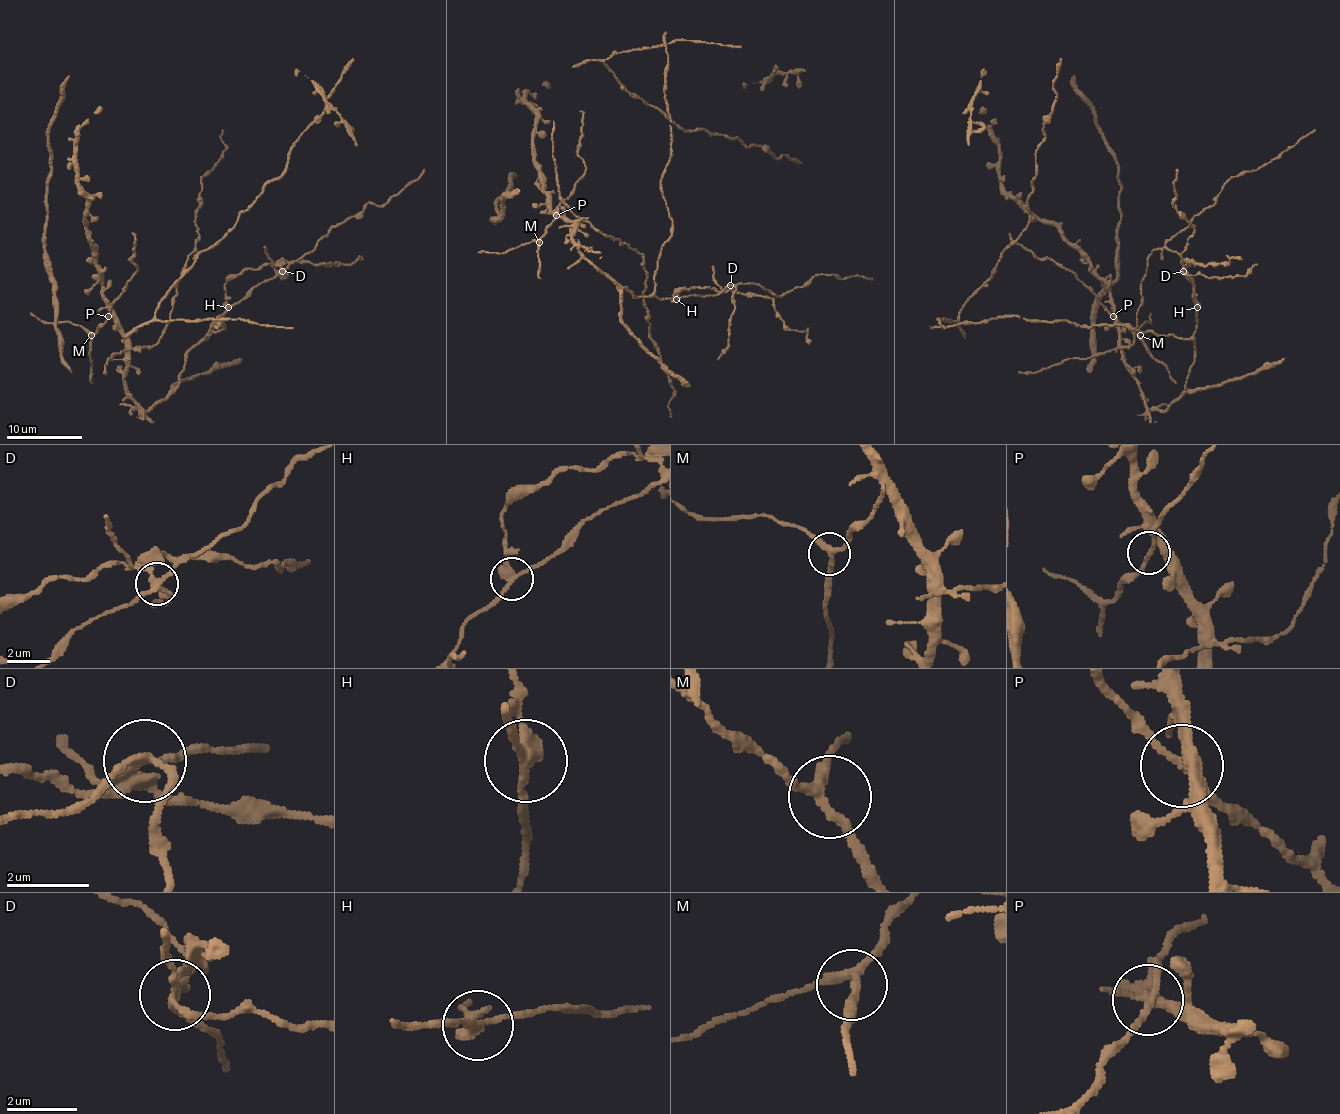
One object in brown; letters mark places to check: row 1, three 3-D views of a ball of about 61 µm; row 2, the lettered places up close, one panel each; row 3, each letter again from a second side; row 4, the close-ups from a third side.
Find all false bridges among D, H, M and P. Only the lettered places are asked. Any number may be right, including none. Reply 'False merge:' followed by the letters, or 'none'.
False merge: D, H

